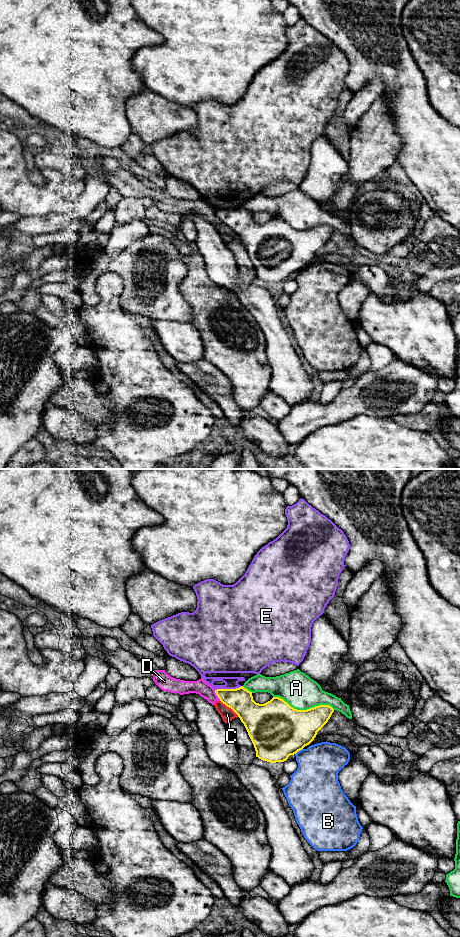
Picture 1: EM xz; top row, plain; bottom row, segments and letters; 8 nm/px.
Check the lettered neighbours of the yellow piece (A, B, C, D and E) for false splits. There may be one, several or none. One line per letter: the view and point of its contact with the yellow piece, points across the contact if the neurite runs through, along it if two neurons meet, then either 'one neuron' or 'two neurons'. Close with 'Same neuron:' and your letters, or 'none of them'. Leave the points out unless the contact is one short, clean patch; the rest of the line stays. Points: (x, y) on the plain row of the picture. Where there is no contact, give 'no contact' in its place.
A: contact xz (304, 230); two neurons
B: contact xz (298, 270); two neurons
C: contact xz (229, 227); two neurons
D: contact xz (216, 214); border xz (214, 210), (220, 220); two neurons
E: contact xz (228, 209); two neurons
Same neuron: none of them

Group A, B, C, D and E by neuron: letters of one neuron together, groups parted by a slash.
A / B / C D / E

